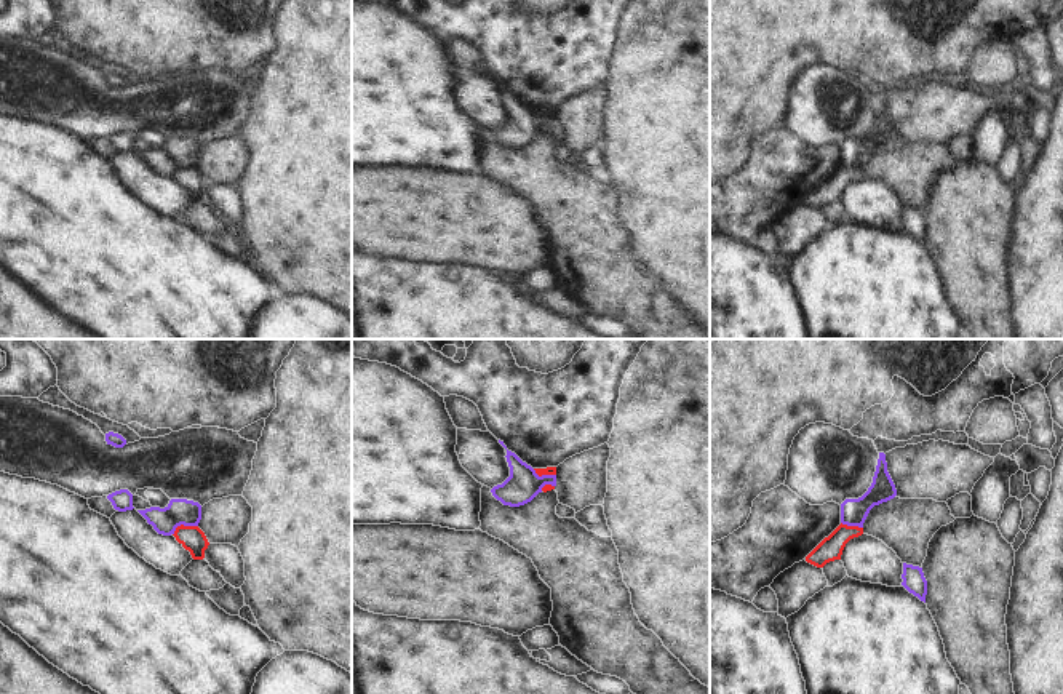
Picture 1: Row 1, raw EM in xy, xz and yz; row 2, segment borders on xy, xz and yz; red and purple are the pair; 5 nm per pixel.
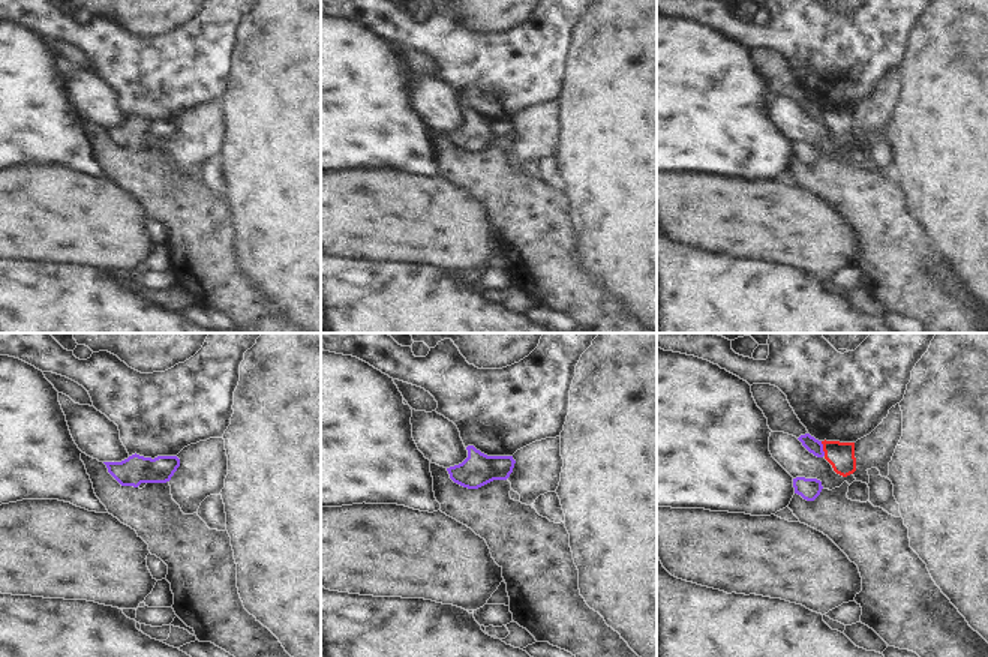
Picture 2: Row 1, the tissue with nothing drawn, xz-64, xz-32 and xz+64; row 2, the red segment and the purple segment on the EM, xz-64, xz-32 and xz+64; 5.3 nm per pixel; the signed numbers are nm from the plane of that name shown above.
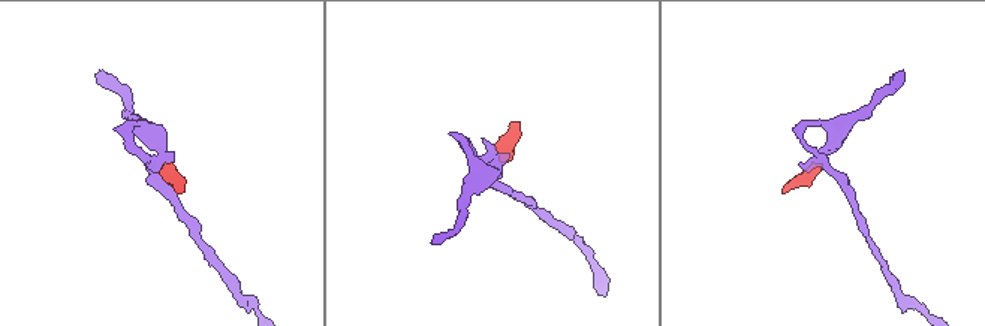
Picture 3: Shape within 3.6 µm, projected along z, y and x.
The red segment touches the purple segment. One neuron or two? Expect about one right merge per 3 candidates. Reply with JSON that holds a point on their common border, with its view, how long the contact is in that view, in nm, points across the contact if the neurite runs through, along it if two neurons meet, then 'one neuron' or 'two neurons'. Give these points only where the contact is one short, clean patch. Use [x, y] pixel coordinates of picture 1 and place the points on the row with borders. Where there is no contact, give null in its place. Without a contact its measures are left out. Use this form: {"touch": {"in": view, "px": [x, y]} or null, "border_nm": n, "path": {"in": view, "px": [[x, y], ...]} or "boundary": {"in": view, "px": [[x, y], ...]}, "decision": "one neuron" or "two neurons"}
{"touch": {"in": "xy", "px": [183, 525]}, "border_nm": 140, "boundary": {"in": "xy", "px": [[197, 525], [179, 525], [173, 534]]}, "decision": "two neurons"}

